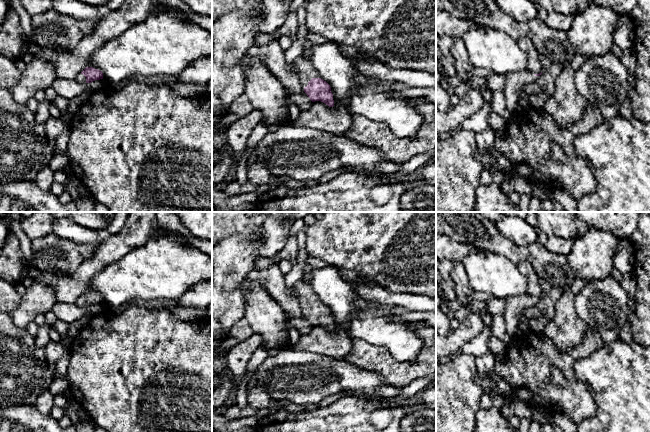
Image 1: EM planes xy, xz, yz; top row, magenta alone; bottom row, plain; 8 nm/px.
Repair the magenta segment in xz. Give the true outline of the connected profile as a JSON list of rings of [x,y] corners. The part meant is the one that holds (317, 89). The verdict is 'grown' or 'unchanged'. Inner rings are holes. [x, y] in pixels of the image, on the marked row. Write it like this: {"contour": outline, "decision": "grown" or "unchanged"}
{"contour": [[[297,57],[293,67],[298,72],[304,92],[312,102],[321,101],[329,107],[334,106],[330,85],[318,76],[311,63],[305,57]]], "decision": "grown"}

